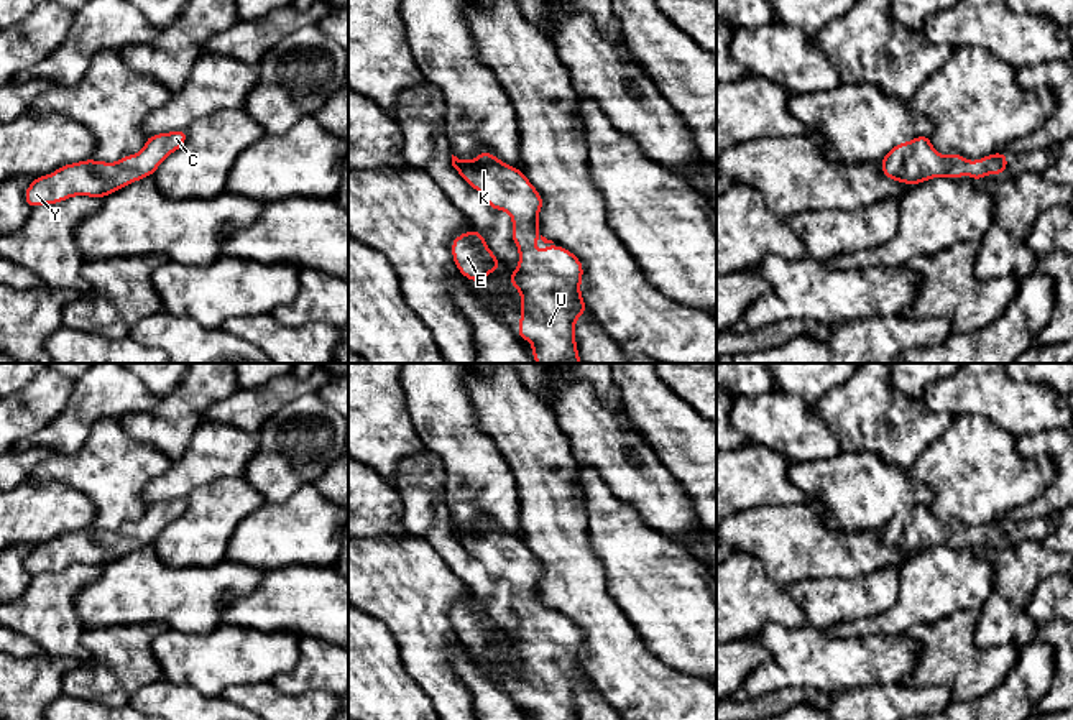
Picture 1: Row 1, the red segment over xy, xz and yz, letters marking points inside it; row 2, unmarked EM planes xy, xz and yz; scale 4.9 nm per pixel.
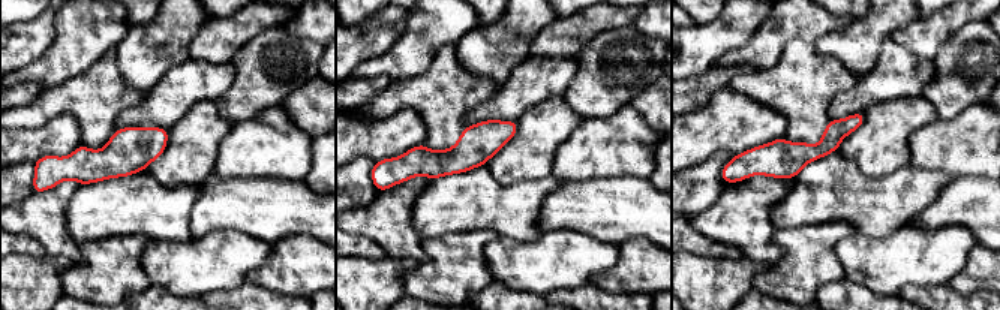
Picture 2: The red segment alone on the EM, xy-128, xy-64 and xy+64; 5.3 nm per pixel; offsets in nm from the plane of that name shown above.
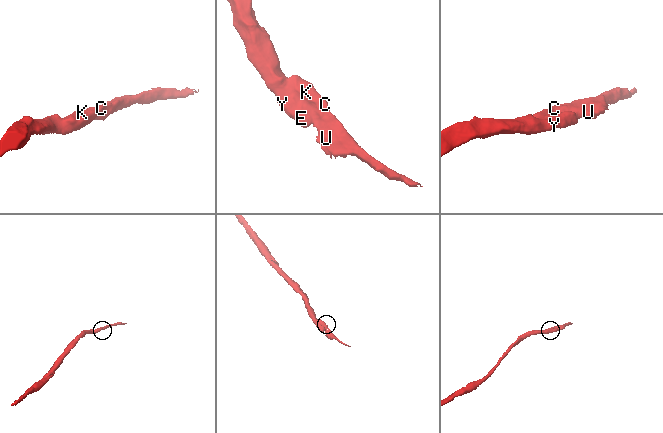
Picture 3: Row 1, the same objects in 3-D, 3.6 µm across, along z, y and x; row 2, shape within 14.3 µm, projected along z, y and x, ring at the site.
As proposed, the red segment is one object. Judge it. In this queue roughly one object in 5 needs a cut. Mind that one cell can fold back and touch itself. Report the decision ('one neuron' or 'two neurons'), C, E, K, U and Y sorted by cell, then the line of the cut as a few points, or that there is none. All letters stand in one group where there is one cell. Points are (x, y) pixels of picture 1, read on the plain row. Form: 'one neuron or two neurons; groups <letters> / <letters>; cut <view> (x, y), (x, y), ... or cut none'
one neuron; groups C E K U Y; cut none

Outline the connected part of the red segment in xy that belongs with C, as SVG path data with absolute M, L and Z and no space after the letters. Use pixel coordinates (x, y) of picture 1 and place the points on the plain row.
M186 498L158 501L146 506L140 521L123 524L118 531L85 528L64 533L48 544L35 546L25 559L25 569L35 577L43 572L58 572L72 564L104 567L130 551L153 544L164 526L177 519L186 508Z

